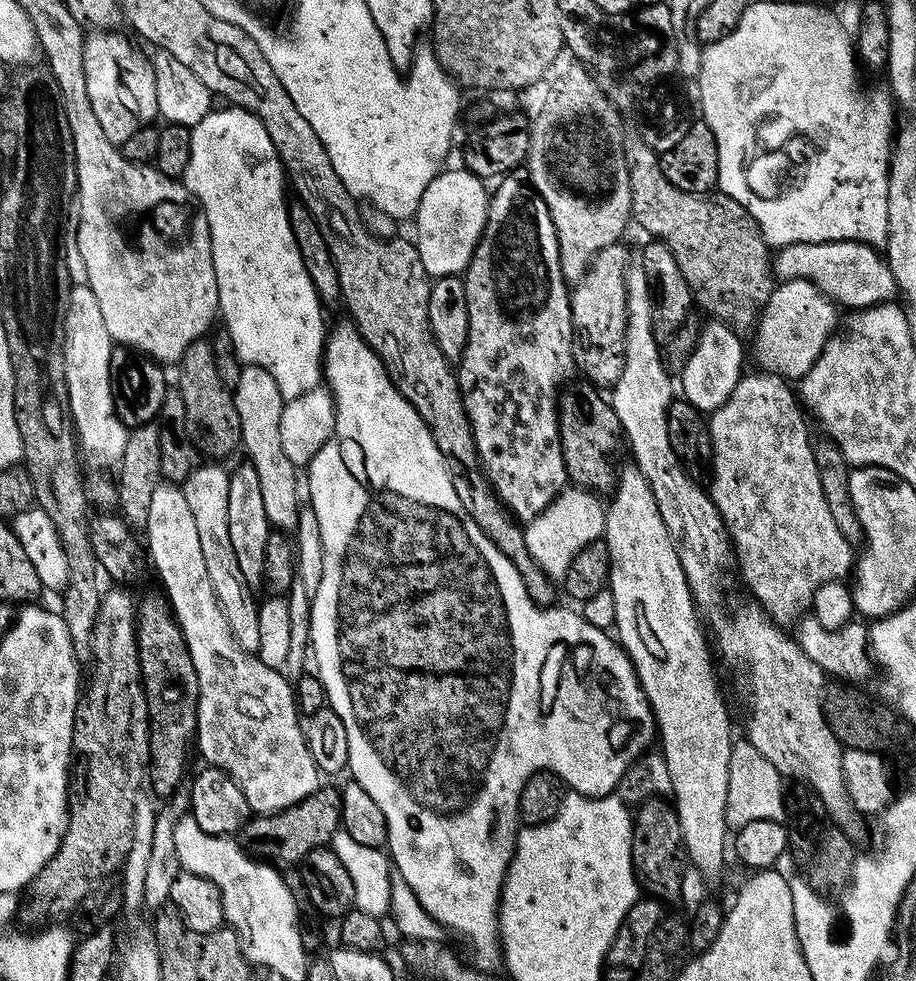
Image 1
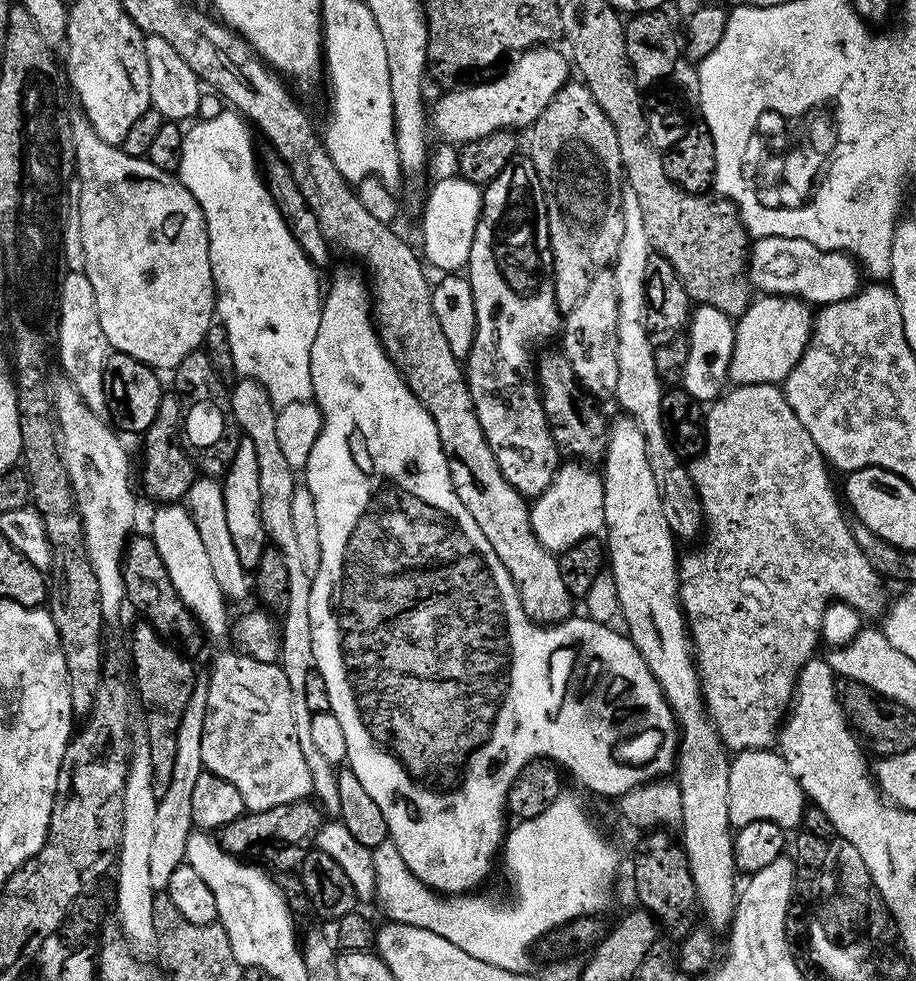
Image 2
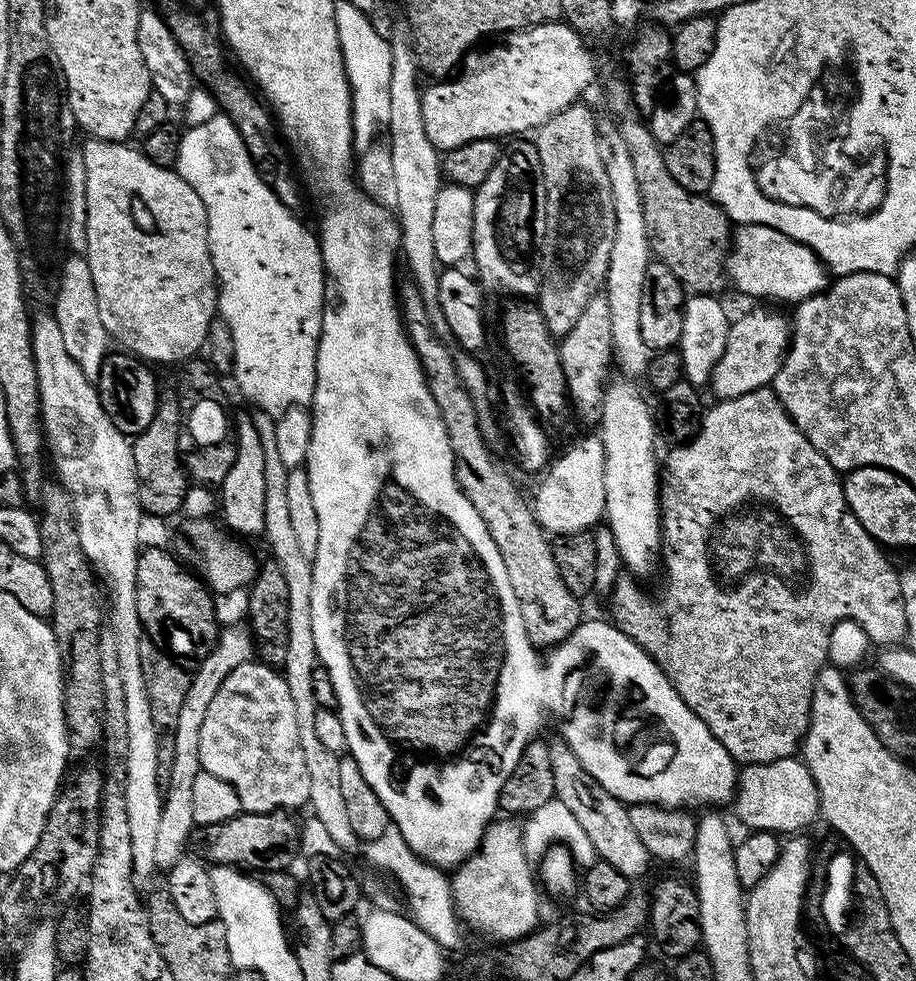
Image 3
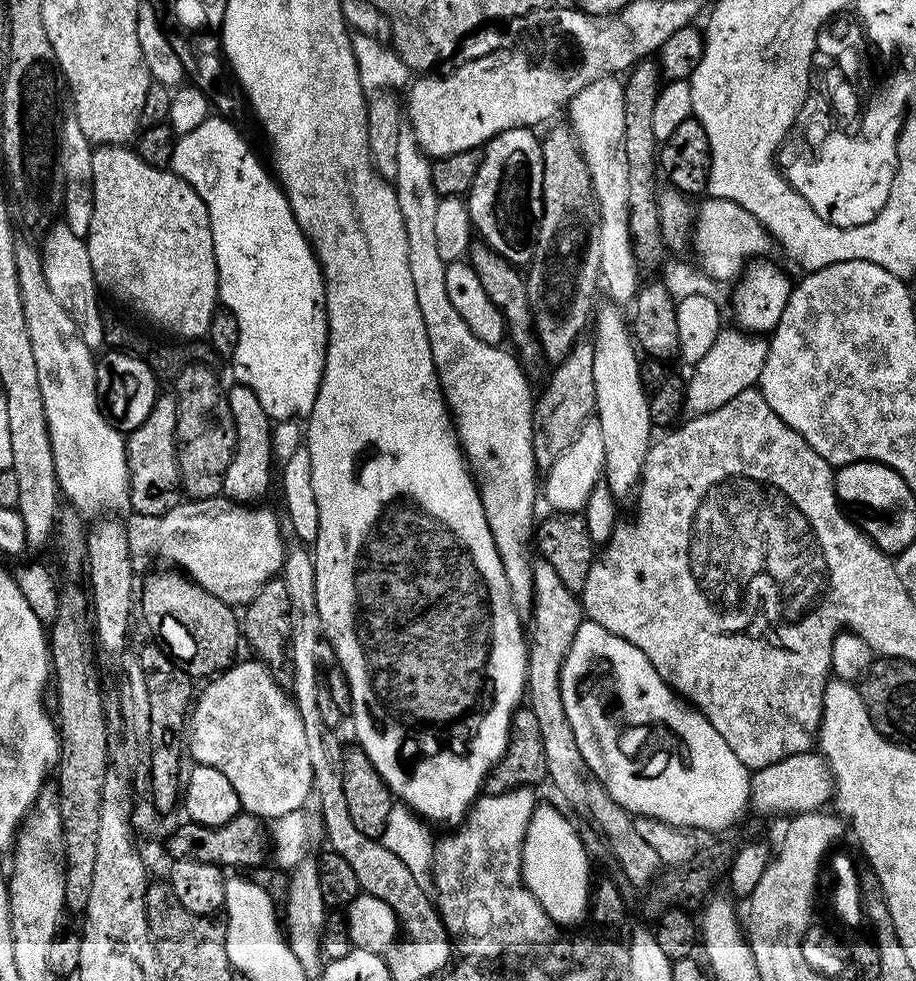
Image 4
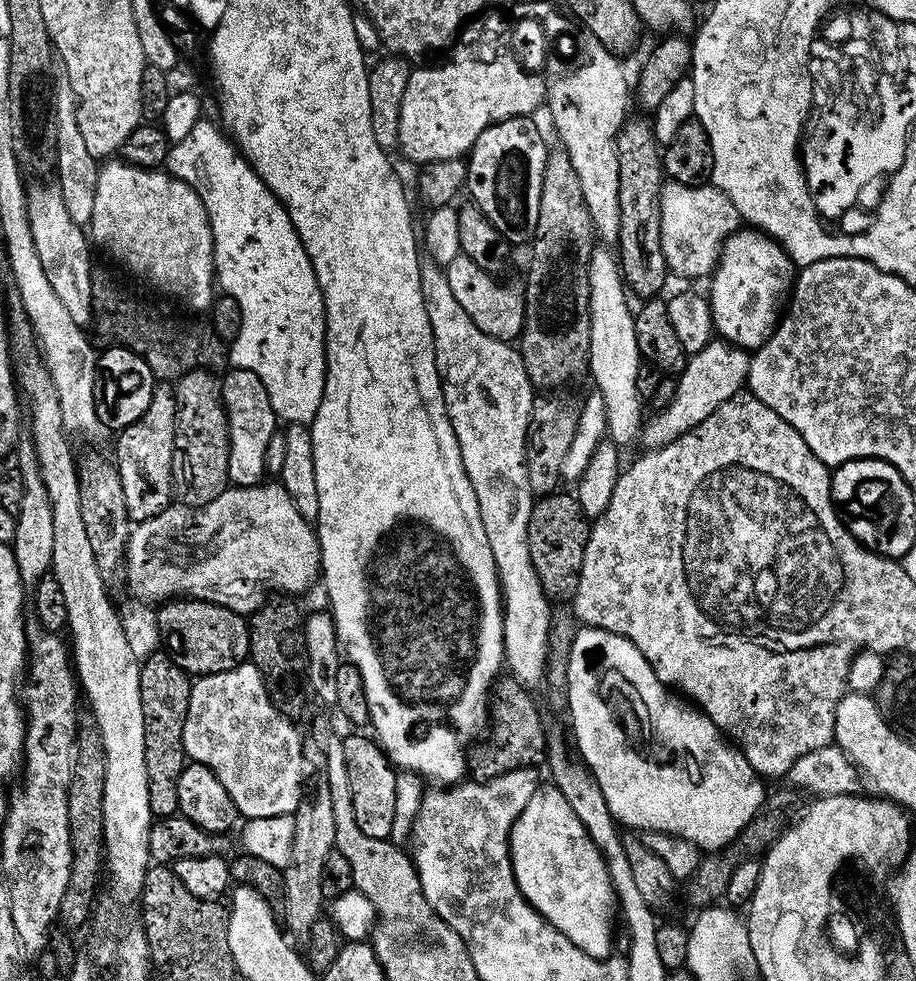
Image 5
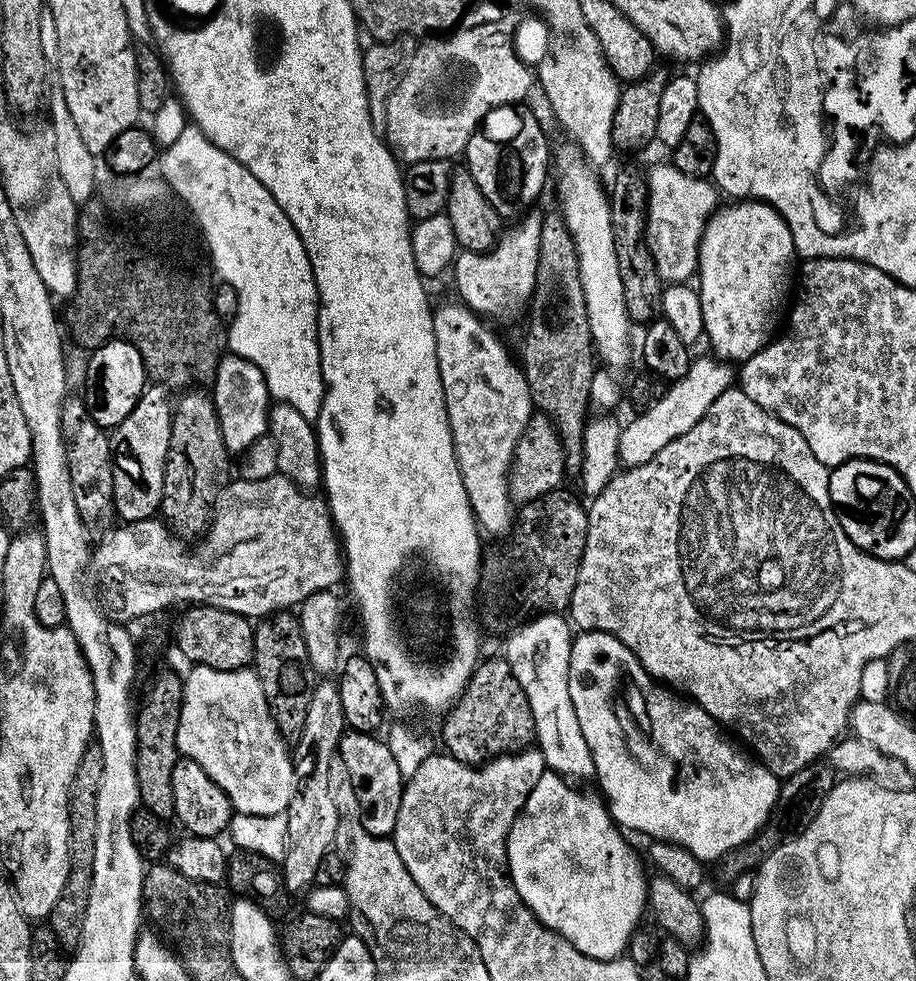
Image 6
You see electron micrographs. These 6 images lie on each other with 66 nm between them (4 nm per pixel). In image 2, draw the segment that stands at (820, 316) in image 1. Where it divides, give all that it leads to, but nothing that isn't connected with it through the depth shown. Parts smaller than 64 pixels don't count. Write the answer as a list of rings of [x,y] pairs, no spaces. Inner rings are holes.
[[[760,294],[735,321],[736,345],[730,358],[728,378],[733,385],[779,385],[802,358],[812,342],[814,312],[805,301],[786,296]]]

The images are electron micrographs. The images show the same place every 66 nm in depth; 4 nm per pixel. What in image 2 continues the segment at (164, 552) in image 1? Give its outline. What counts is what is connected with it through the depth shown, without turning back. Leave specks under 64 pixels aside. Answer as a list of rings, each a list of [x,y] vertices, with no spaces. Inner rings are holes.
[[[183,503],[162,504],[155,509],[152,516],[150,535],[158,554],[162,558],[162,566],[166,566],[166,574],[178,594],[178,598],[191,610],[193,616],[205,618],[202,628],[205,633],[220,628],[224,620],[220,615],[224,612],[226,597],[218,586],[218,578],[214,578],[214,569],[210,566],[210,558],[206,554],[206,545],[198,534],[198,526],[194,526],[194,518],[190,518],[187,507]],[[239,650],[231,651],[222,653],[213,662],[212,674],[208,674],[206,678],[208,682],[208,697],[206,698],[208,722],[202,730],[202,762],[205,769],[218,774],[218,778],[226,778],[226,782],[232,783],[238,789],[238,794],[242,794],[242,802],[249,812],[270,810],[270,806],[282,806],[295,800],[303,800],[311,793],[312,779],[310,778],[310,770],[306,766],[306,758],[302,758],[302,746],[298,746],[298,730],[294,726],[294,710],[290,706],[292,695],[290,694],[290,686],[286,682],[286,674],[280,669],[279,663],[258,662],[254,657],[246,656]]]

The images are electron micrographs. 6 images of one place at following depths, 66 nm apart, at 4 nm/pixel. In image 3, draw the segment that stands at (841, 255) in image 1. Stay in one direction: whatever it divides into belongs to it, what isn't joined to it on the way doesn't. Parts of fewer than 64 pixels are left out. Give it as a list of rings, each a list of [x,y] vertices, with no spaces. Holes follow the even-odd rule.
[[[741,224],[731,233],[726,253],[726,276],[748,296],[770,296],[774,300],[799,302],[824,291],[830,273],[812,250],[802,242],[765,224]]]

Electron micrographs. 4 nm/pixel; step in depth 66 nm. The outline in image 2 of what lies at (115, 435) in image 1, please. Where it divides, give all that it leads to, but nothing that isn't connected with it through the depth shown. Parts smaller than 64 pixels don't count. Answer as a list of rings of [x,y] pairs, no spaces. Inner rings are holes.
[[[69,271],[62,282],[58,360],[60,356],[60,364],[64,367],[63,375],[72,381],[77,393],[95,410],[103,409],[106,404],[104,363],[109,351],[106,334],[102,334],[102,322],[98,322],[98,302],[94,302],[94,286],[90,286],[90,278],[83,271]]]

